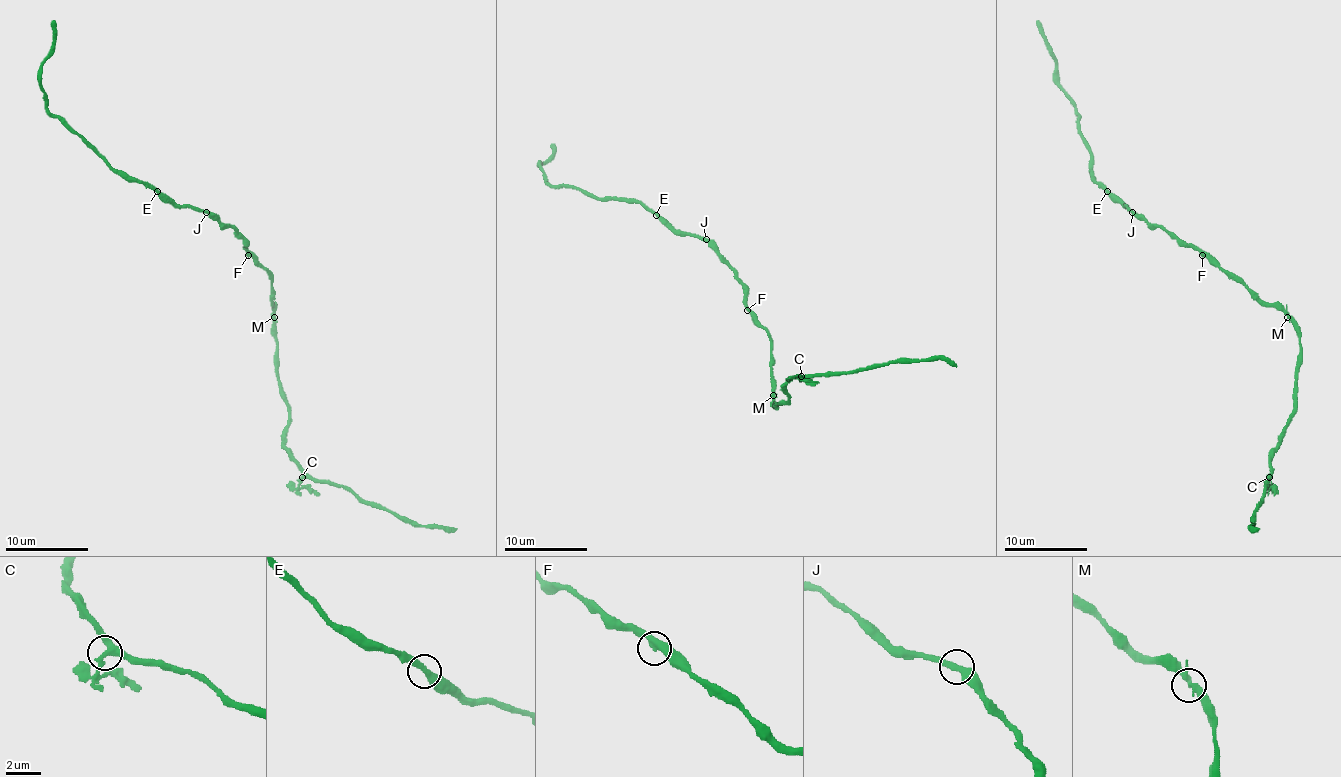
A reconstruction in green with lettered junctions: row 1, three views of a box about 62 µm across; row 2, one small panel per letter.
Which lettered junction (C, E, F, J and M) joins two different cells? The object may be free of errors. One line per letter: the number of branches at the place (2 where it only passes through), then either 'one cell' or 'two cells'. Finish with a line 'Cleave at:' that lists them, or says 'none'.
C: 3 branches meet; two cells
E: 2 branches meet; one cell
F: 2 branches meet; one cell
J: 2 branches meet; one cell
M: 3 branches meet; one cell
Cleave at: C

